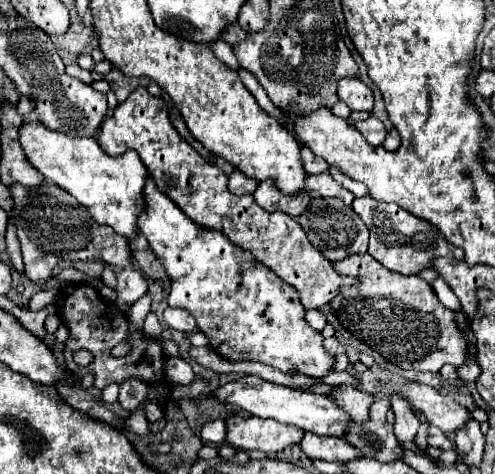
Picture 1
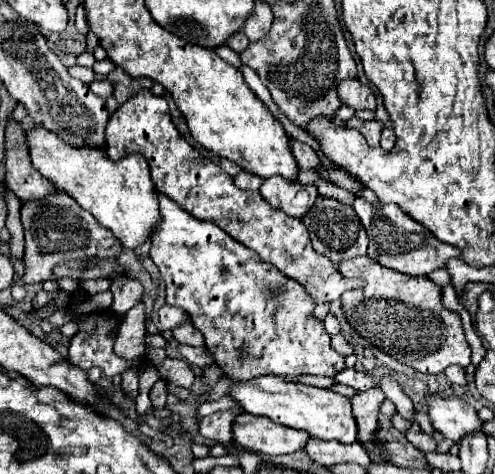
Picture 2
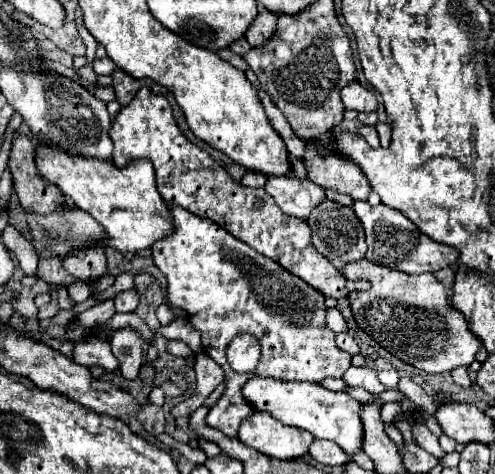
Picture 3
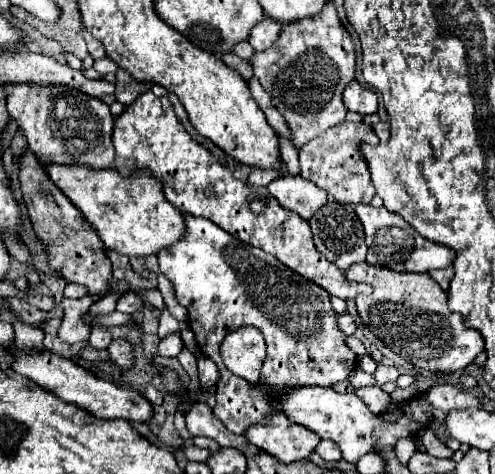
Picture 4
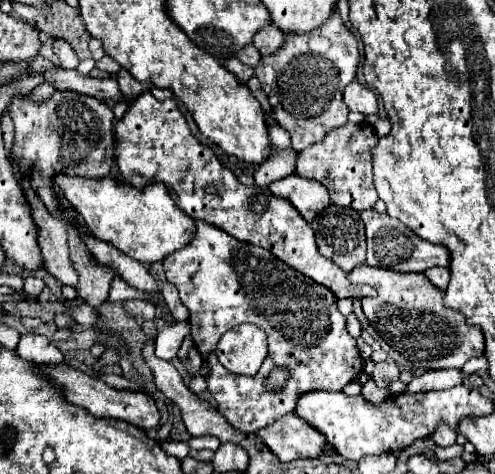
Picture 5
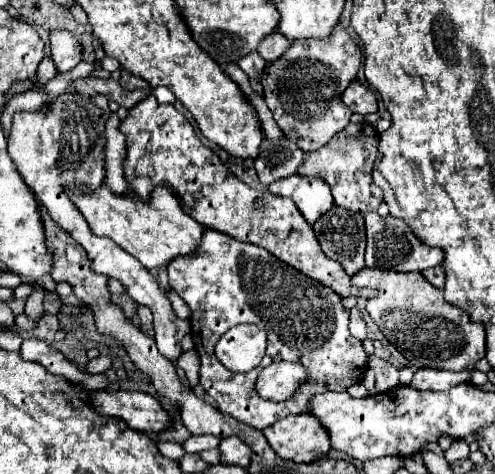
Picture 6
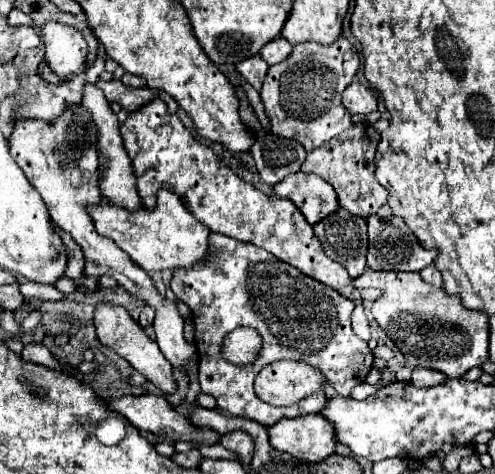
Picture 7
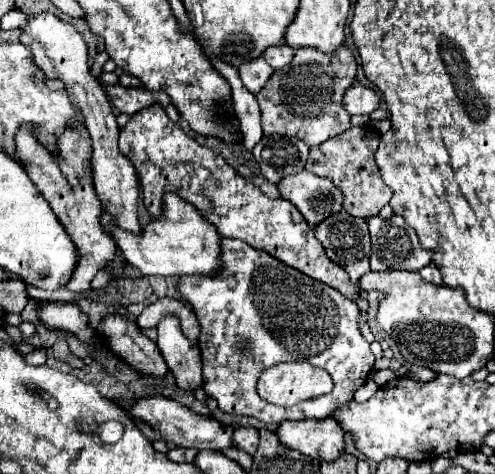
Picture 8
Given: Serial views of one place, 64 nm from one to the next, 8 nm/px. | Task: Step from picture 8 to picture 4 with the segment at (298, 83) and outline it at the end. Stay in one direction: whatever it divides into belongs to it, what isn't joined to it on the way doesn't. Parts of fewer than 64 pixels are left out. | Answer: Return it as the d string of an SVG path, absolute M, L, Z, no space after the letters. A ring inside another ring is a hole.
M328 2L316 18L282 26L278 42L268 52L256 52L250 64L254 76L270 94L272 104L284 116L296 148L302 148L328 128L344 122L348 110L342 102L342 92L346 84L354 80L356 46L332 2Z

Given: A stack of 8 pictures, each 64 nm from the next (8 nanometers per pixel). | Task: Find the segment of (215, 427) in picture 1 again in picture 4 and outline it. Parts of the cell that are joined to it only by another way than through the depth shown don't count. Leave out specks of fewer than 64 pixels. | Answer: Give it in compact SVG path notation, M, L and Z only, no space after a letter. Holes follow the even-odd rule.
M184 214L184 220L184 238L164 248L158 254L158 262L162 274L172 282L178 302L188 310L188 324L200 352L218 366L220 378L214 386L214 416L218 416L230 432L242 434L250 424L258 424L280 412L272 388L332 388L350 376L356 354L346 344L346 334L338 326L338 314L324 288L286 268L264 250L236 240L206 218ZM246 324L256 326L268 344L260 386L252 386L248 380L228 372L220 358L220 342L224 336Z

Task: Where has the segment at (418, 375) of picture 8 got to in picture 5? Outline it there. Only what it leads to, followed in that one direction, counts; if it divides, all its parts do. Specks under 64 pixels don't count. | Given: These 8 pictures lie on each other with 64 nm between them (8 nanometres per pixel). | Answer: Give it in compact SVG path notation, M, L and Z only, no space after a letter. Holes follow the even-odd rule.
M428 370L422 376L412 378L406 392L430 392L430 390L448 390L462 384L460 370Z

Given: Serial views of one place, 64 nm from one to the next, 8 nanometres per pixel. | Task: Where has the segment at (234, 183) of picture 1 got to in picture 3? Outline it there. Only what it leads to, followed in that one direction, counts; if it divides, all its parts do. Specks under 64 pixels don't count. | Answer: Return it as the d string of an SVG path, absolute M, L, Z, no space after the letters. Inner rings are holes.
M248 170L248 172L244 174L244 178L242 178L242 184L244 184L244 186L250 186L250 188L260 188L260 186L266 184L266 180L268 180L268 178L266 178L264 174Z

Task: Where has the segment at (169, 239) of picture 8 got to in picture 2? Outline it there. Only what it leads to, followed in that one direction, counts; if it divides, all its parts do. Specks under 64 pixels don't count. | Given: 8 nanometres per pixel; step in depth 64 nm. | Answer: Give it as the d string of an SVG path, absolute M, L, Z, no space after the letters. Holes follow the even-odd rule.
M32 128L28 134L28 146L30 146L30 158L34 168L46 176L58 192L64 192L68 196L72 196L84 210L88 210L104 228L108 228L116 240L120 240L120 244L128 250L134 250L138 246L142 246L152 230L156 230L156 224L160 222L160 210L158 210L158 192L152 184L150 178L150 168L148 168L148 160L144 160L144 156L140 154L130 154L126 158L122 158L120 162L112 162L102 150L96 148L72 148L68 144L64 144L54 132L46 132L44 128Z

